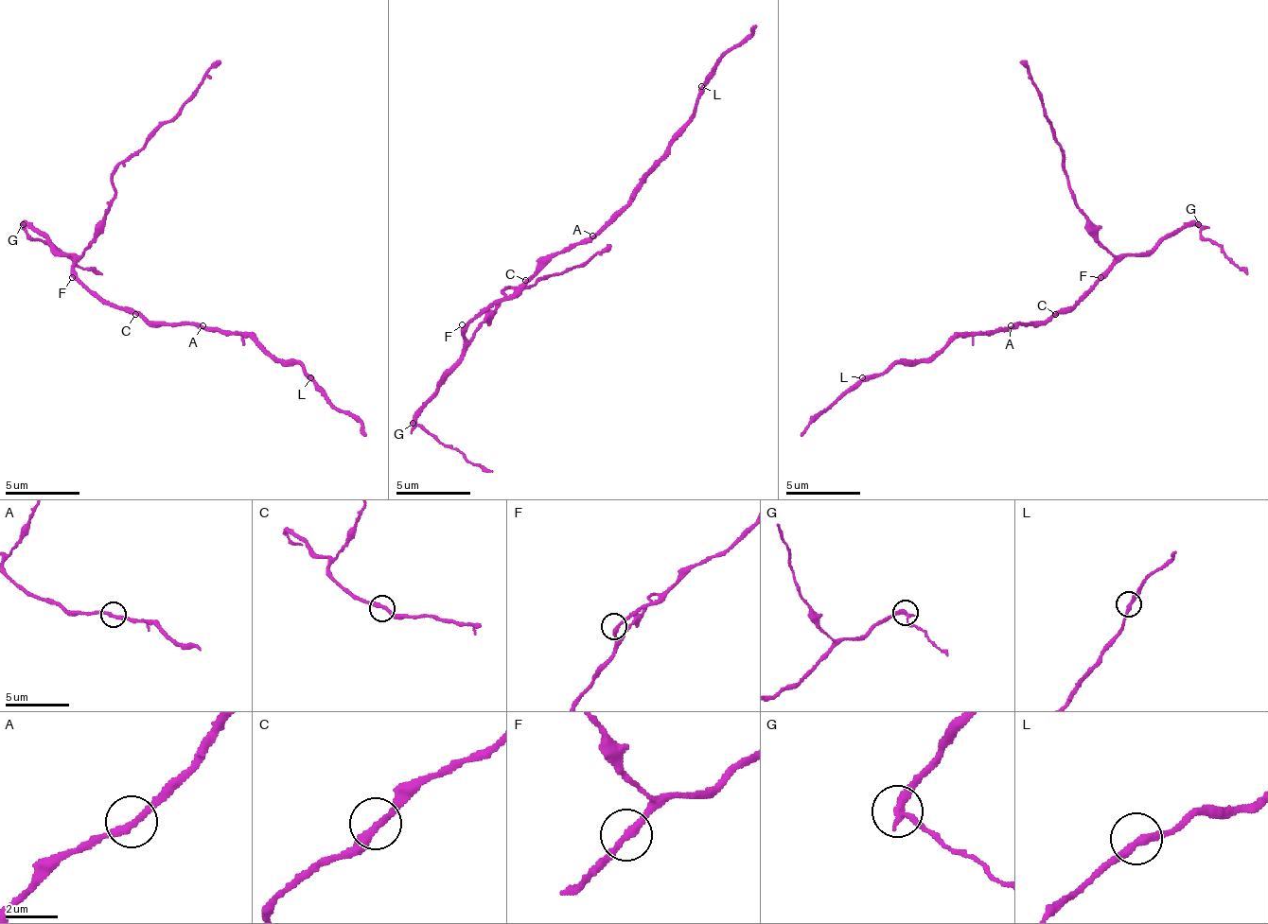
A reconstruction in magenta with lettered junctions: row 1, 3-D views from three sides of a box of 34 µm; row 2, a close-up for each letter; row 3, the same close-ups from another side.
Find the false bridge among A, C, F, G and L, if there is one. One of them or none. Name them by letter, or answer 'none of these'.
G

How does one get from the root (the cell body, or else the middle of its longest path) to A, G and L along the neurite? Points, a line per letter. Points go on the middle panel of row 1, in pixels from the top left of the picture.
A: (529, 280), (552, 257), (571, 250), (578, 243), (585, 243), (592, 235)
G: (529, 280), (511, 295), (496, 299), (466, 328), (462, 362), (413, 422)
L: (529, 280), (552, 257), (585, 243), (630, 198), (638, 180), (663, 153), (675, 130), (694, 113), (701, 86)

